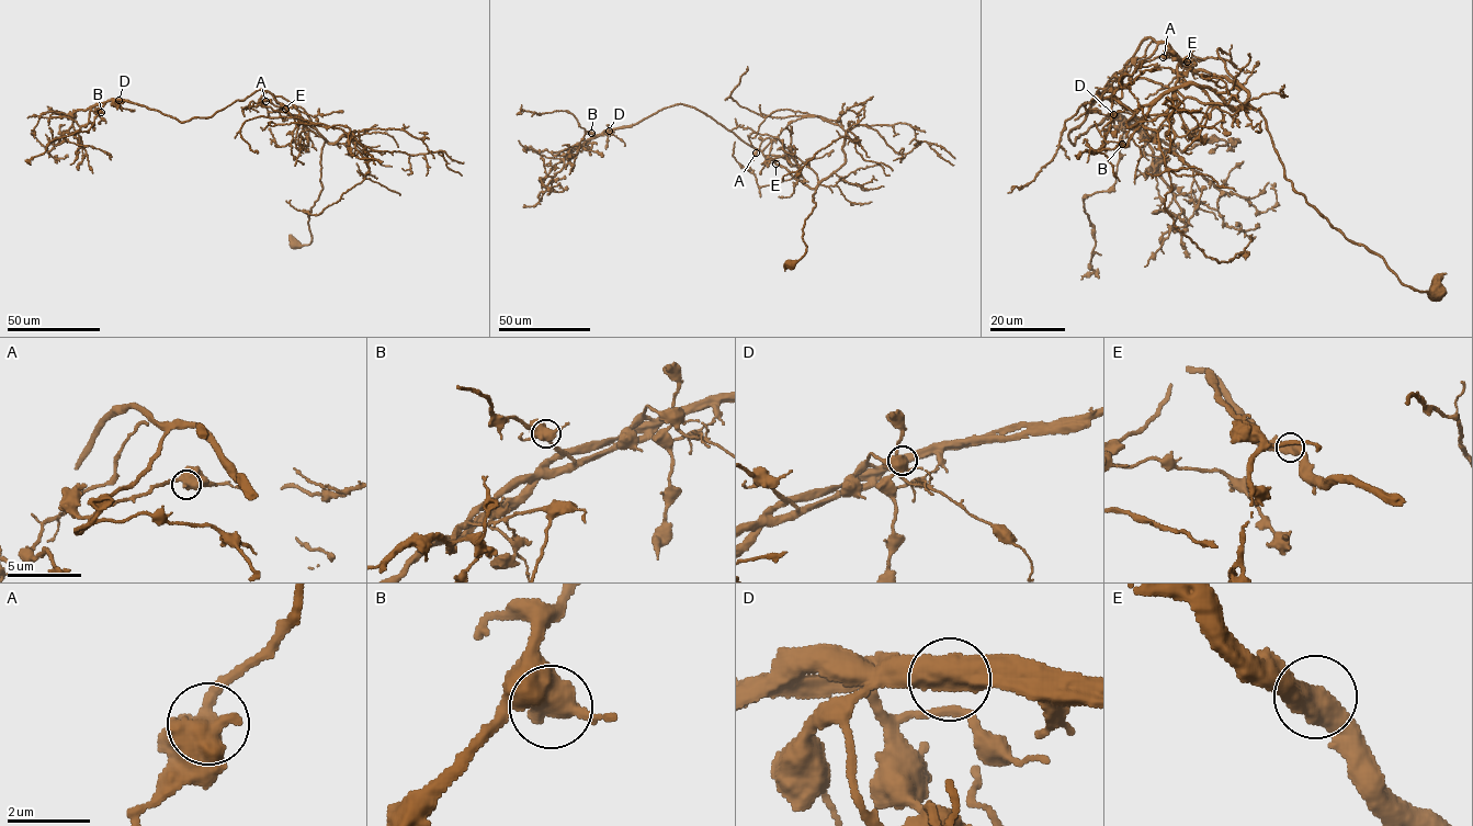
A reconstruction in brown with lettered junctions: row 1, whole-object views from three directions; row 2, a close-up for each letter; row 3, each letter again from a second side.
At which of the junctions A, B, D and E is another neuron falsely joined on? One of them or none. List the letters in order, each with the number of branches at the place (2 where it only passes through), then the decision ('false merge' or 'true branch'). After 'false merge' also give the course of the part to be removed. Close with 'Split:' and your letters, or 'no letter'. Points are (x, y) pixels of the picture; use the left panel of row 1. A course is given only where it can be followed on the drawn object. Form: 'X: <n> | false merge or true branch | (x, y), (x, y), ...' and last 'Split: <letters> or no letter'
A: 2 | true branch
B: 2 | true branch
D: 2 | false merge | (119, 100), (76, 111), (72, 124), (47, 144), (47, 148), (31, 133)
E: 2 | true branch
Split: D

